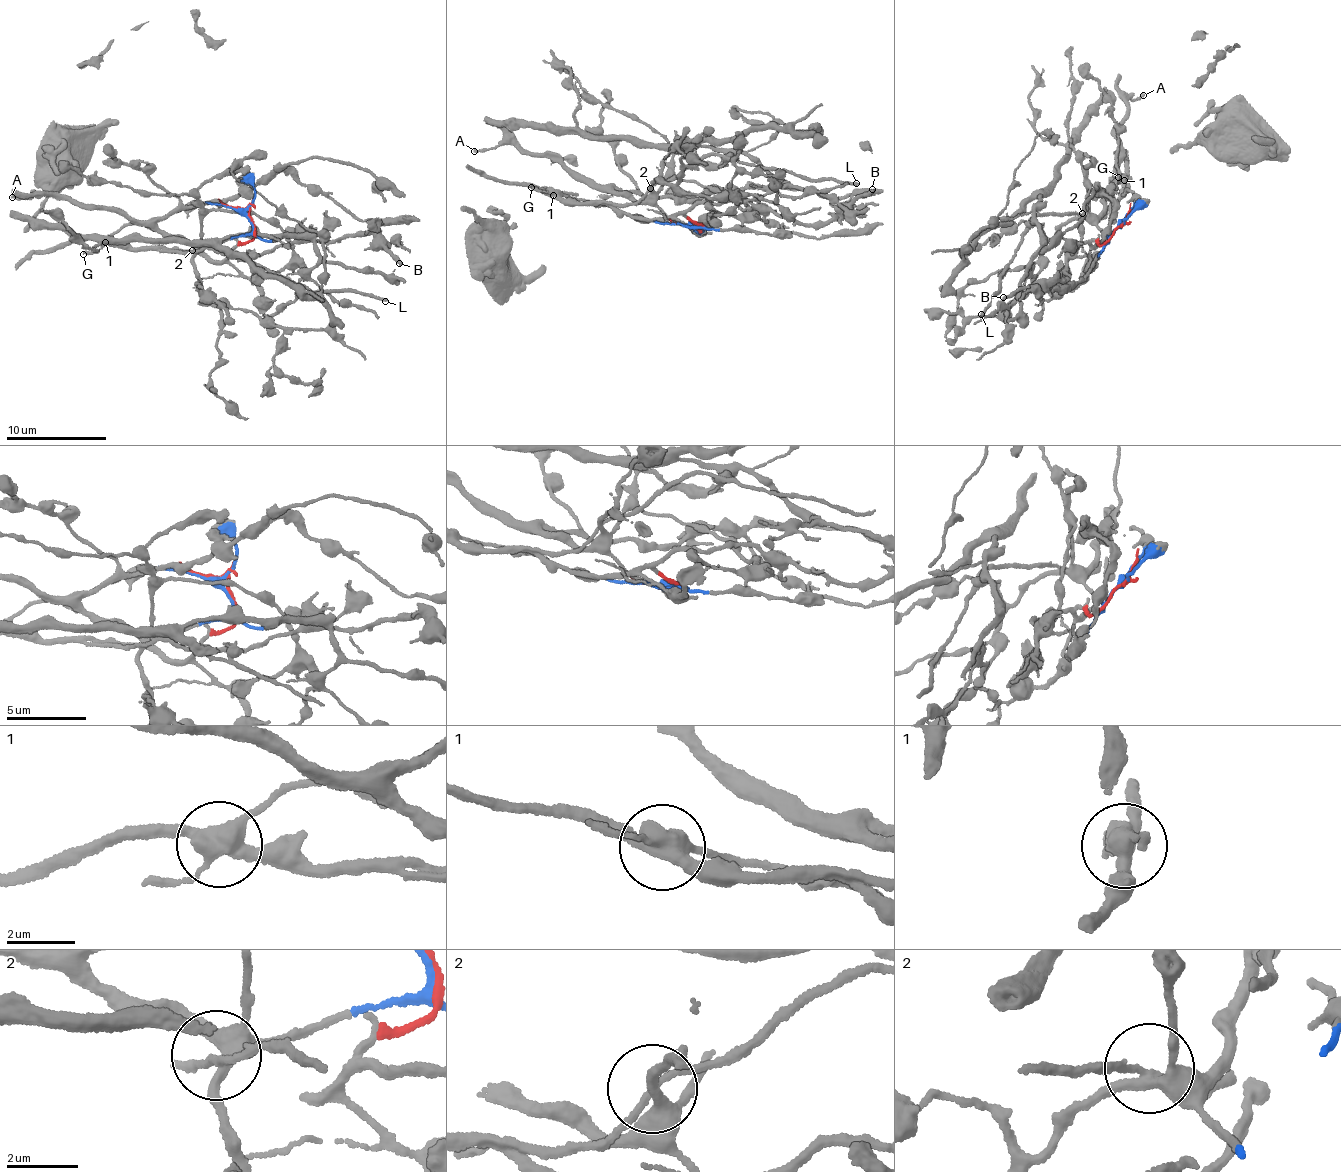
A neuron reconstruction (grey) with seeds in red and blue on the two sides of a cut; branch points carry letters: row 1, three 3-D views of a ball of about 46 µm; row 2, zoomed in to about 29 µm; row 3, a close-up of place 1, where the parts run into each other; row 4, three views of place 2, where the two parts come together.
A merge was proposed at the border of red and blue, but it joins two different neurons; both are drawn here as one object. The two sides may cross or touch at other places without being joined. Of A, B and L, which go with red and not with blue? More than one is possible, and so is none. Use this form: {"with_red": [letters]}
{"with_red": ["B", "L"]}

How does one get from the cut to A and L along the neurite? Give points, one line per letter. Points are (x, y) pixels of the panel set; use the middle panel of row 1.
A: (694, 225), (676, 223), (656, 206), (575, 180), (557, 159), (519, 152), (514, 144), (504, 142), (473, 152)
L: (697, 226), (678, 213), (658, 221), (627, 216), (623, 208), (717, 154), (856, 183)

